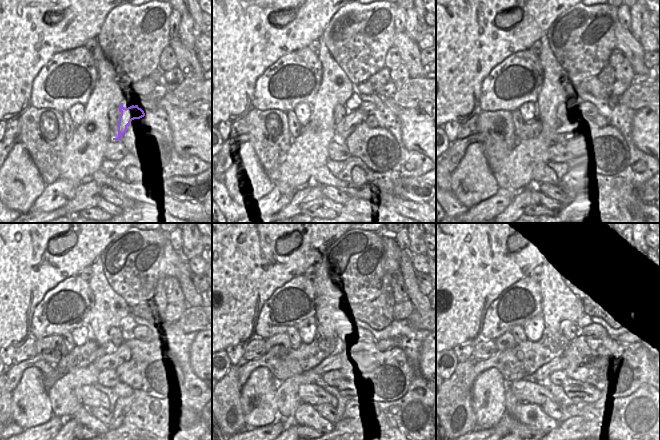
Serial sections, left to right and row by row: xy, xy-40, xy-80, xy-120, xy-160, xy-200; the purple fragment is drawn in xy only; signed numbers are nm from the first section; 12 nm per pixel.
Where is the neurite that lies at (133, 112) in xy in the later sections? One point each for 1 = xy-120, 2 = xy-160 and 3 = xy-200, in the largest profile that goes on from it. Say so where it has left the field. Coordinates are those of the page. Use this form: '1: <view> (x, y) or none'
1: xy-120 (111, 361)
2: xy-160 (335, 362)
3: xy-200 (559, 363)

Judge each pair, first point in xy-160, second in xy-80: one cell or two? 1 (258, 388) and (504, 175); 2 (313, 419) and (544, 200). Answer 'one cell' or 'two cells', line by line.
1: two cells
2: one cell

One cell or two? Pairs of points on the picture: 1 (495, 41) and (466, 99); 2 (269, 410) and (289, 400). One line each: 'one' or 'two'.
1: one
2: two

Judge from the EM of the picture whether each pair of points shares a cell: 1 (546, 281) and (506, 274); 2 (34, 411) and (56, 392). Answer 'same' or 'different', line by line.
1: different
2: different

